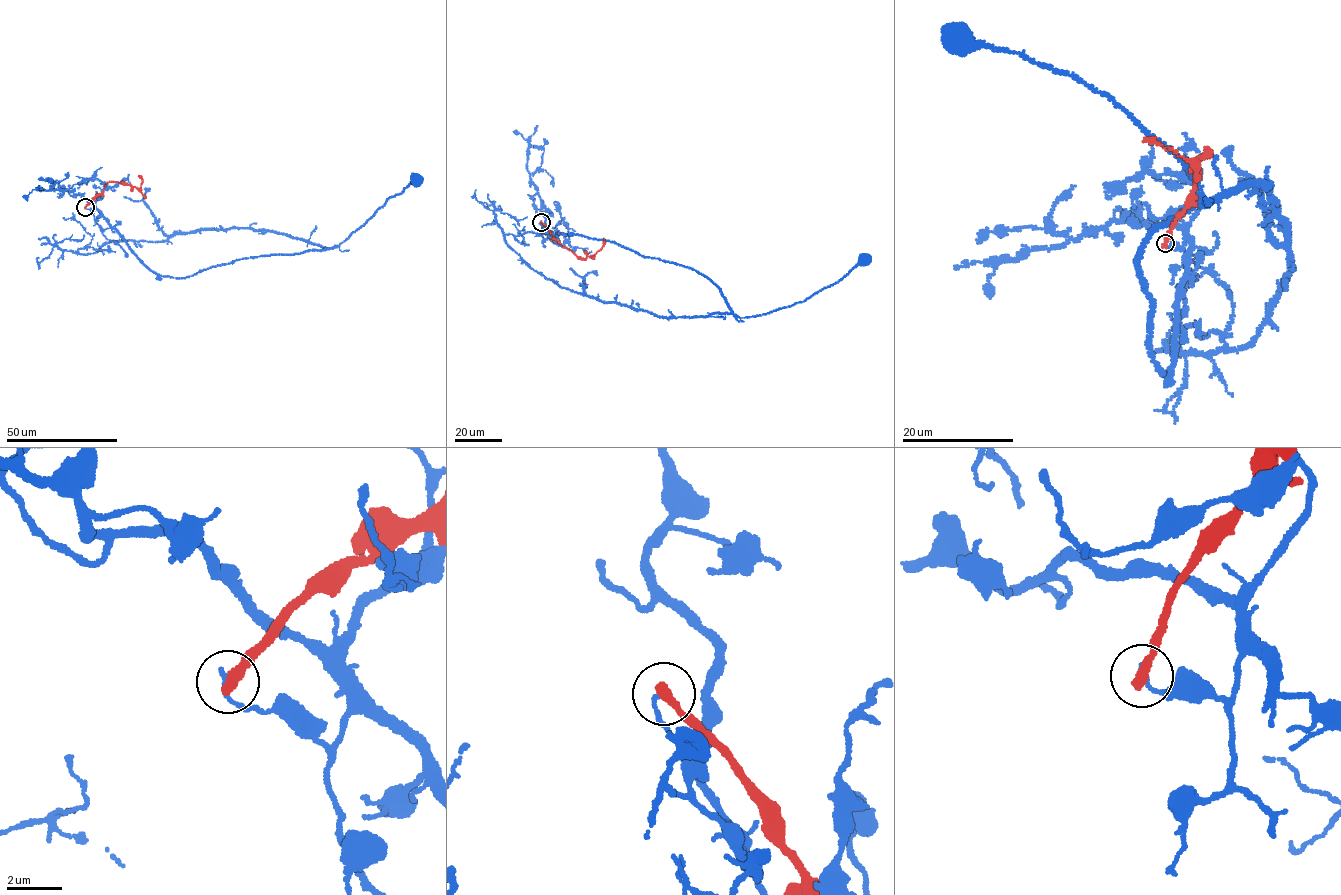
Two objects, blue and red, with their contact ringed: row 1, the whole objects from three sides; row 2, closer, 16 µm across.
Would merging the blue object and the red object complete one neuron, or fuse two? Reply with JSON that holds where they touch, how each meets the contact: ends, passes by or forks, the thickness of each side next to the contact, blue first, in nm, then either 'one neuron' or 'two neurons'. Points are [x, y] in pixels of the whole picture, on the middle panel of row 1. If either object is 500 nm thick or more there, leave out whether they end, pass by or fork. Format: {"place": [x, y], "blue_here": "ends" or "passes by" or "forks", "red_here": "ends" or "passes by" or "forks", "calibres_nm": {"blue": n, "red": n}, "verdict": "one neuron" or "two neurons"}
{"place": [541, 222], "blue_here": "ends", "red_here": "ends", "calibres_nm": {"blue": 170, "red": 400}, "verdict": "two neurons"}

